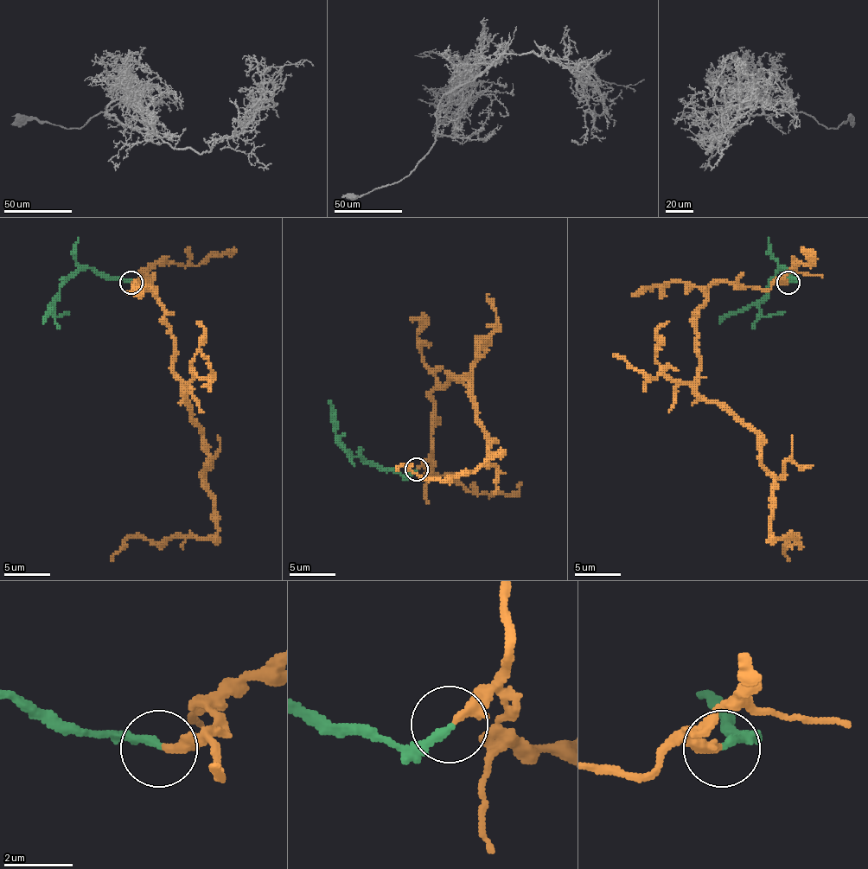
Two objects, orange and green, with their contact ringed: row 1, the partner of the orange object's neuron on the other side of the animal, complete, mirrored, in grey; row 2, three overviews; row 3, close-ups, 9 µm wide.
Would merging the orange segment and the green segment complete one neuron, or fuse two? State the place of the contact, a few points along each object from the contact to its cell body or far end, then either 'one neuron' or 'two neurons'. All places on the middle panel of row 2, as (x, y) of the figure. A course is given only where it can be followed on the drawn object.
(416, 469) | orange via (417, 468), (430, 456), (436, 389), (466, 378), (491, 454), (502, 452), (444, 480), (396, 470) | green via (417, 468), (400, 475), (352, 456), (338, 440), (335, 412), (328, 401) | one neuron

